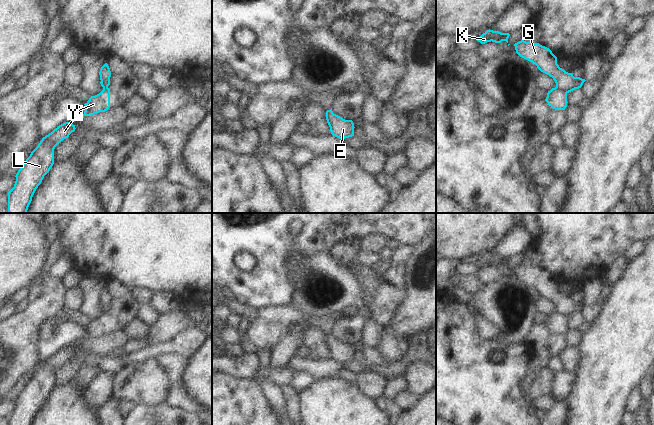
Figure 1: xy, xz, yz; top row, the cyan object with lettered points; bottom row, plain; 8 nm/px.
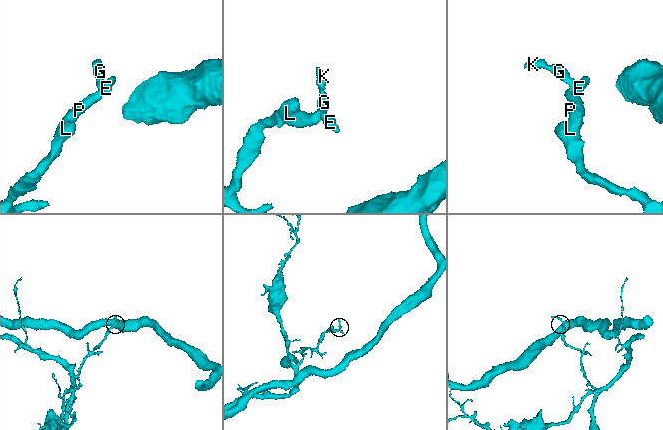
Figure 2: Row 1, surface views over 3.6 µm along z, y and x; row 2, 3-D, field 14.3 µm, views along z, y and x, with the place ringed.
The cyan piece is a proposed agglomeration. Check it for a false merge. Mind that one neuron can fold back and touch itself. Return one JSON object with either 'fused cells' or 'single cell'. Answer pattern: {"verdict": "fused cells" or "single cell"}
{"verdict": "fused cells"}

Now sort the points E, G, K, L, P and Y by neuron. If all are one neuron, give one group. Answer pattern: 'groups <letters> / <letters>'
groups E G K / L P Y

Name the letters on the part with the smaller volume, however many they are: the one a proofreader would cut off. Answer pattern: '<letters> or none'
E, G, K

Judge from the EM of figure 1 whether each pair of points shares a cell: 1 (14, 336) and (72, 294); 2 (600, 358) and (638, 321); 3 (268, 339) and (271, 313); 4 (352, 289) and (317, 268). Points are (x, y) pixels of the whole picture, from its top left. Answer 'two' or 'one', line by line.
1: two
2: one
3: one
4: one

